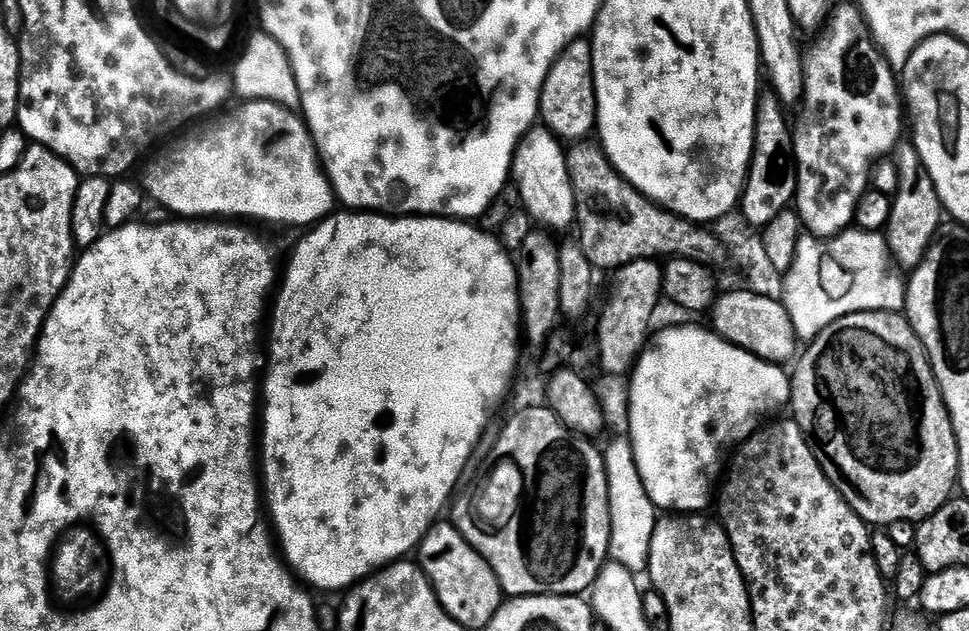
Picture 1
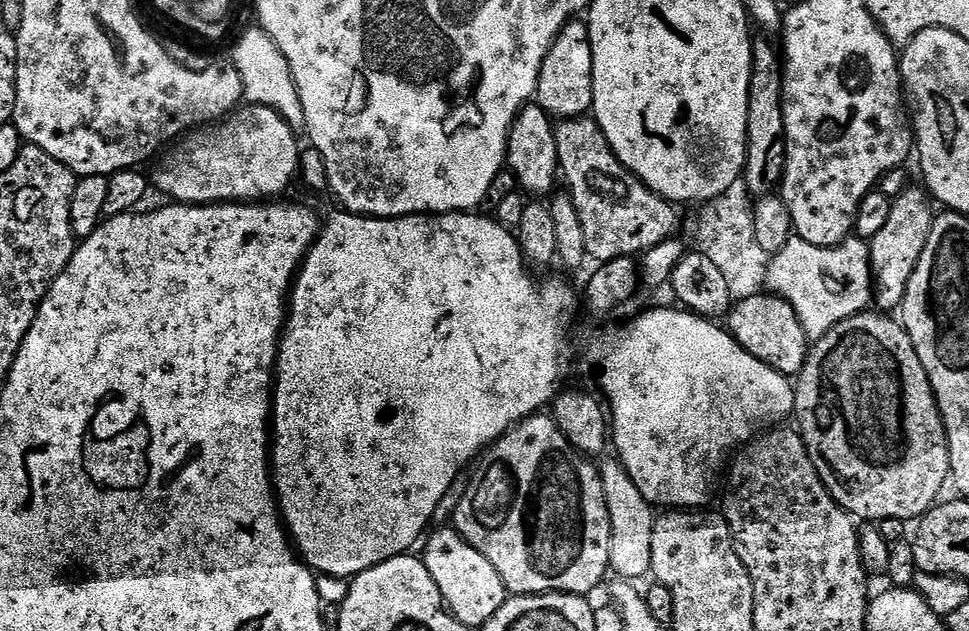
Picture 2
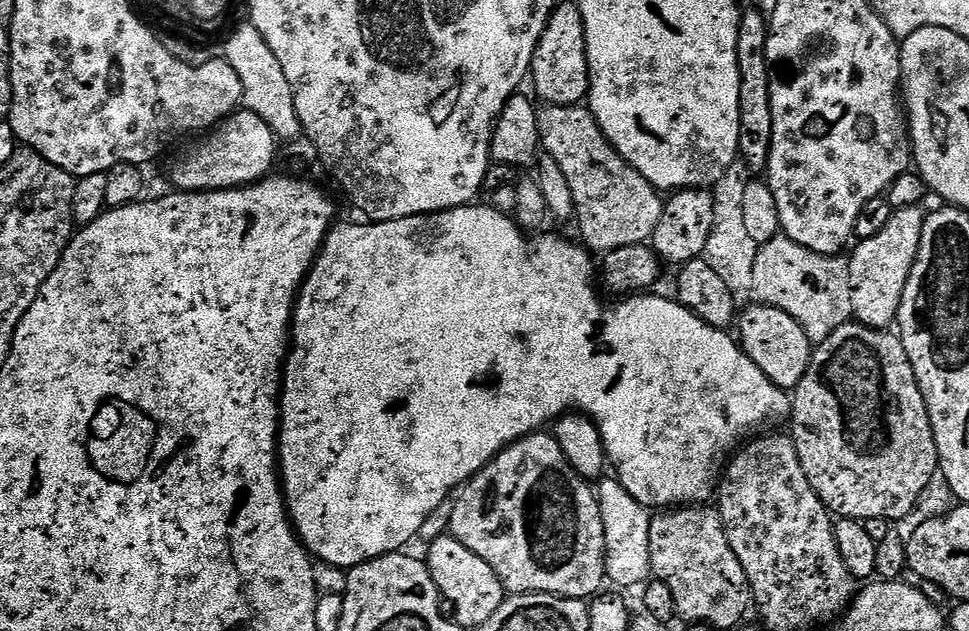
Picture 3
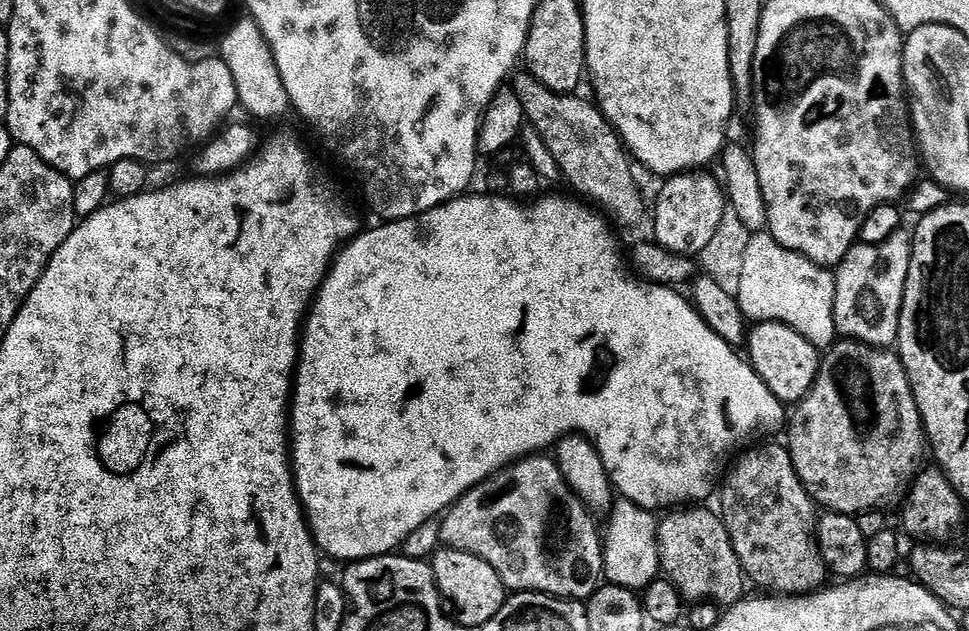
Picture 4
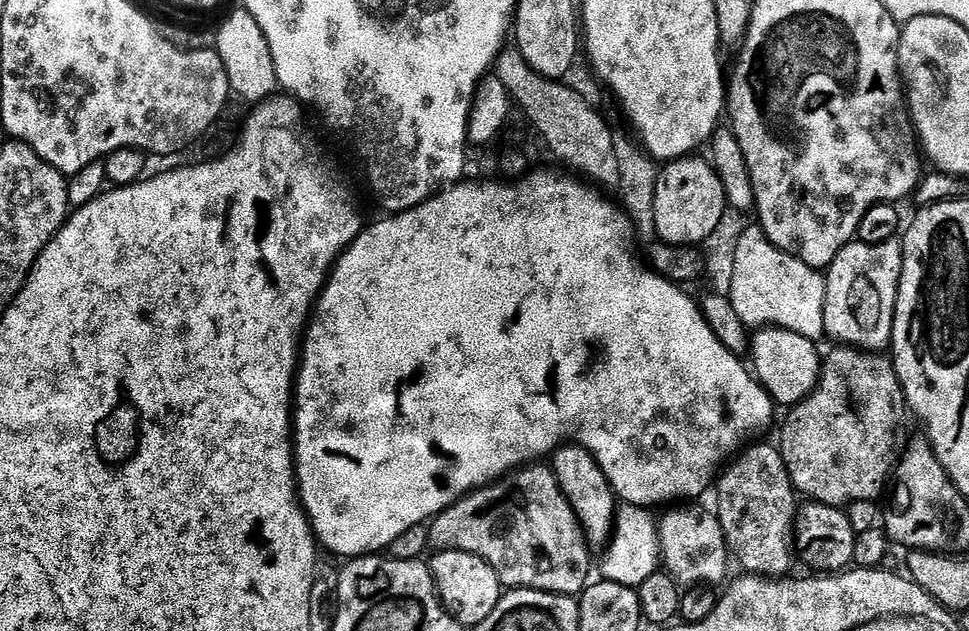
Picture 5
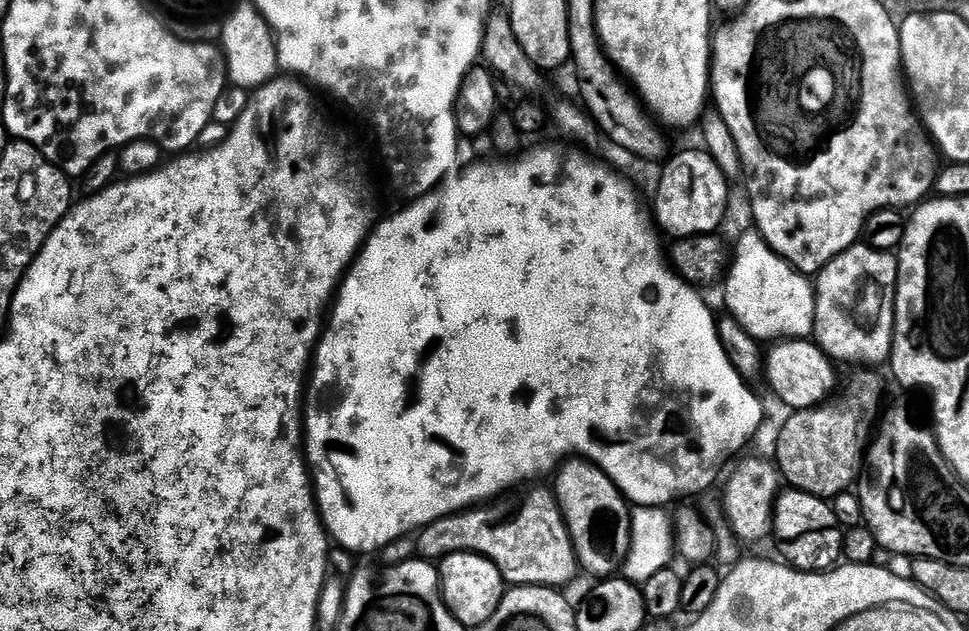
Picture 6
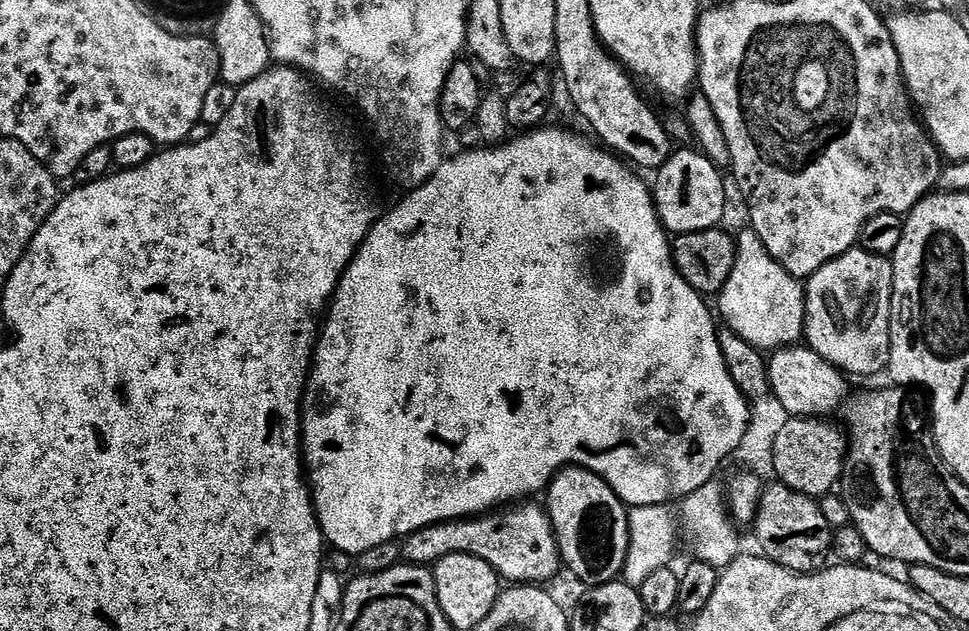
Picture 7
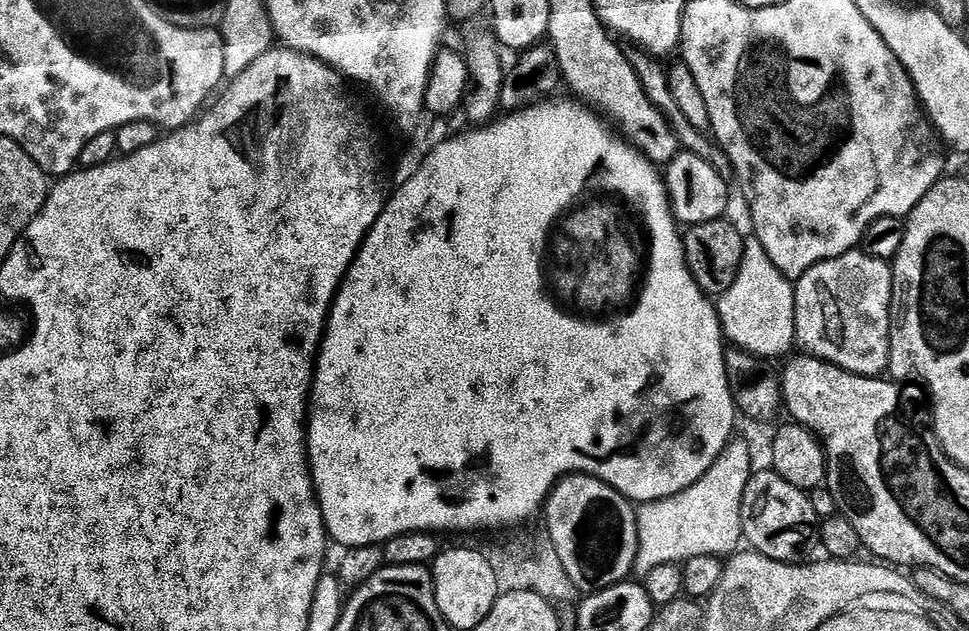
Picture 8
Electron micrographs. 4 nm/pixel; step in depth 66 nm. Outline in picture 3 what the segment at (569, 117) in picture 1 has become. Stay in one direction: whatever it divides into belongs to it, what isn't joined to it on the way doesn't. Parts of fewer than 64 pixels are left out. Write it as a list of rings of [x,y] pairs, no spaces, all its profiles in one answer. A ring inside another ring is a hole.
[[[561,3],[548,20],[548,29],[540,39],[532,59],[531,79],[536,79],[536,92],[547,105],[580,104],[590,96],[592,77],[588,74],[586,26],[579,3]]]

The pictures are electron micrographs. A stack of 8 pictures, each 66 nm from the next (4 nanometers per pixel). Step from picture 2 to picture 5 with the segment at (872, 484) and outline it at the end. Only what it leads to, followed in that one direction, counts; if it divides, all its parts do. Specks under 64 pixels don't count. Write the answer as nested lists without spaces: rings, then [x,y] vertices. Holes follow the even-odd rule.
[[[836,346],[829,356],[823,357],[820,366],[820,381],[816,383],[816,388],[806,399],[801,400],[799,404],[791,409],[792,412],[784,420],[784,429],[780,432],[780,441],[778,447],[786,470],[792,479],[792,487],[796,489],[801,497],[817,504],[828,504],[832,508],[843,509],[844,504],[860,504],[863,500],[872,500],[880,492],[880,487],[884,484],[884,479],[889,479],[890,473],[894,468],[894,456],[892,460],[892,451],[896,448],[896,435],[900,432],[900,408],[905,407],[904,389],[900,387],[900,379],[896,373],[896,367],[892,365],[891,359],[887,355],[877,354],[872,350],[854,348],[851,346]]]

